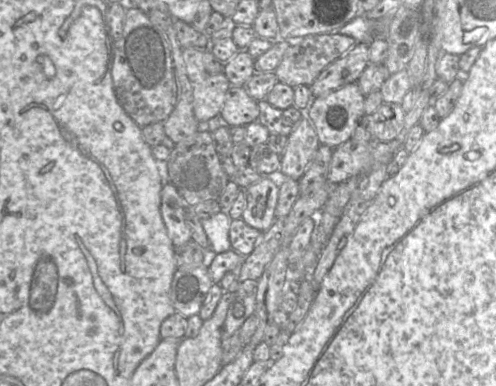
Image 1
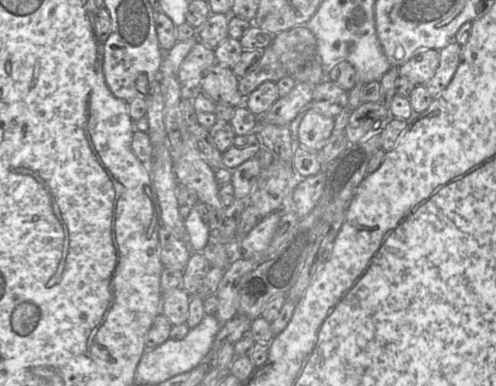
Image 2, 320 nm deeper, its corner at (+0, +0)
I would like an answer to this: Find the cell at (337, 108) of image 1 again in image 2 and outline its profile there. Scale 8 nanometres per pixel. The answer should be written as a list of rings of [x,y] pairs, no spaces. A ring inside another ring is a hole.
[[[309,109],[305,112],[299,128],[298,143],[307,150],[319,151],[331,136],[334,119]]]

